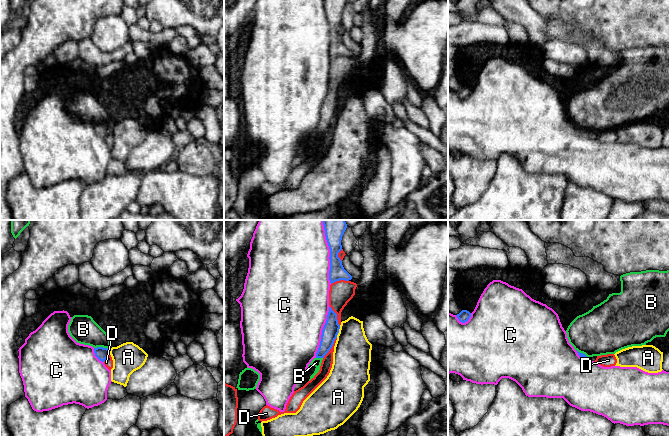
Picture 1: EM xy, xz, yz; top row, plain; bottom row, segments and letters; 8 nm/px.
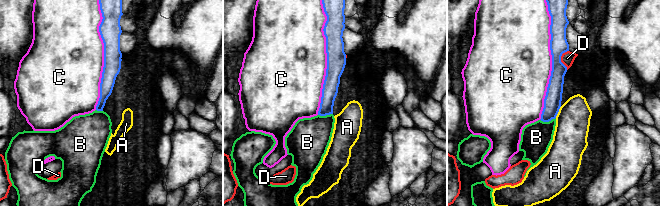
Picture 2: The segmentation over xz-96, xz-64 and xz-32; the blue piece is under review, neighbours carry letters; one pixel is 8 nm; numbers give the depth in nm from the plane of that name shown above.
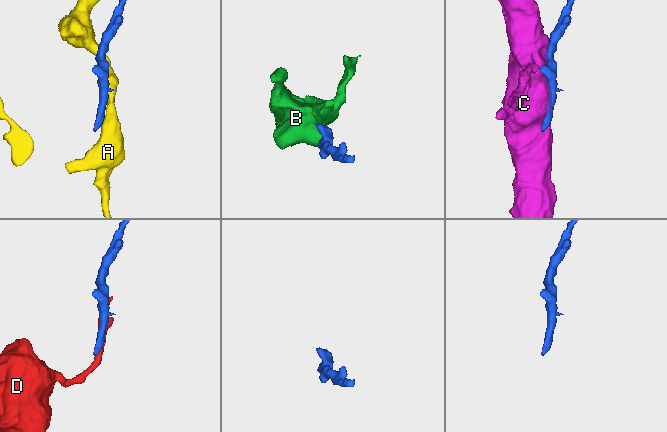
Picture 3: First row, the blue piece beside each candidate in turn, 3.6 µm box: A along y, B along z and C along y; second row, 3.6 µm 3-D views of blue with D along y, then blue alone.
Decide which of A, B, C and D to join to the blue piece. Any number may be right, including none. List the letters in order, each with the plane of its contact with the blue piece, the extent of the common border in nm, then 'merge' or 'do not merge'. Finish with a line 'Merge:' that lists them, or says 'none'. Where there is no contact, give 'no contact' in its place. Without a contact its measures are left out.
A: meets blue in xz; contact 110 nm long; do not merge
B: meets blue in xy; contact 120 nm long; do not merge
C: meets blue in xz; contact 480 nm long; do not merge
D: meets blue in xz; contact 200 nm long; do not merge
Merge: none

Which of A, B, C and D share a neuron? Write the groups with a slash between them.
A / B / C / D

